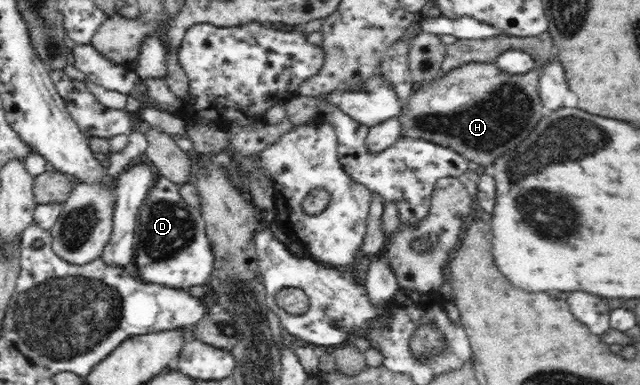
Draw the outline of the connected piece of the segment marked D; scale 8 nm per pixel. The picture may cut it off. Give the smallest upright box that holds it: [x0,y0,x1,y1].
[136,174,213,290]

